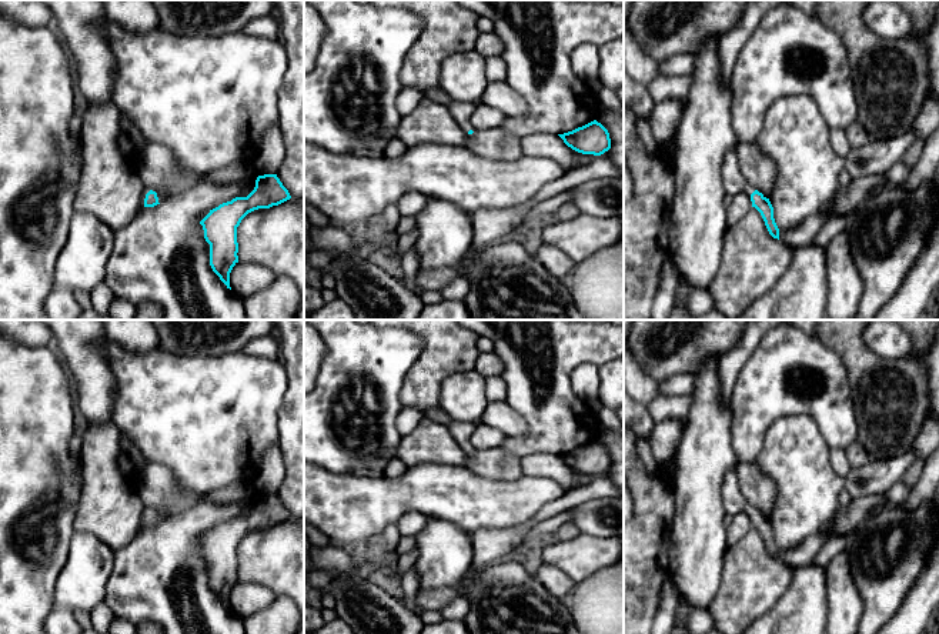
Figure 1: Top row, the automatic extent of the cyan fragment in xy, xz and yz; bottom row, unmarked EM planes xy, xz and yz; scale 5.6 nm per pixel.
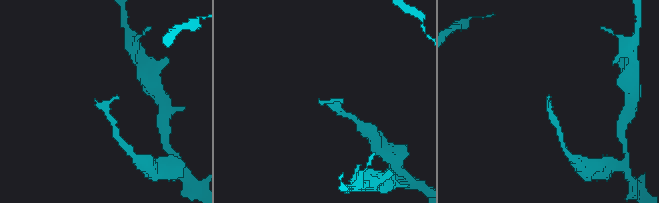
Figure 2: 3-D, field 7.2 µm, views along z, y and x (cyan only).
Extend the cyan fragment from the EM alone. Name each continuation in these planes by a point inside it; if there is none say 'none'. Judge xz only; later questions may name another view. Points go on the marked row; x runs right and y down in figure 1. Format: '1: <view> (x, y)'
1: xz (461, 112)

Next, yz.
1: yz (732, 179)

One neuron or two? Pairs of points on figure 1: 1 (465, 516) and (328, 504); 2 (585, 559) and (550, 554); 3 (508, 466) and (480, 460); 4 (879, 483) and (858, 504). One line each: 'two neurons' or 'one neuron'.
1: one neuron
2: one neuron
3: one neuron
4: two neurons

